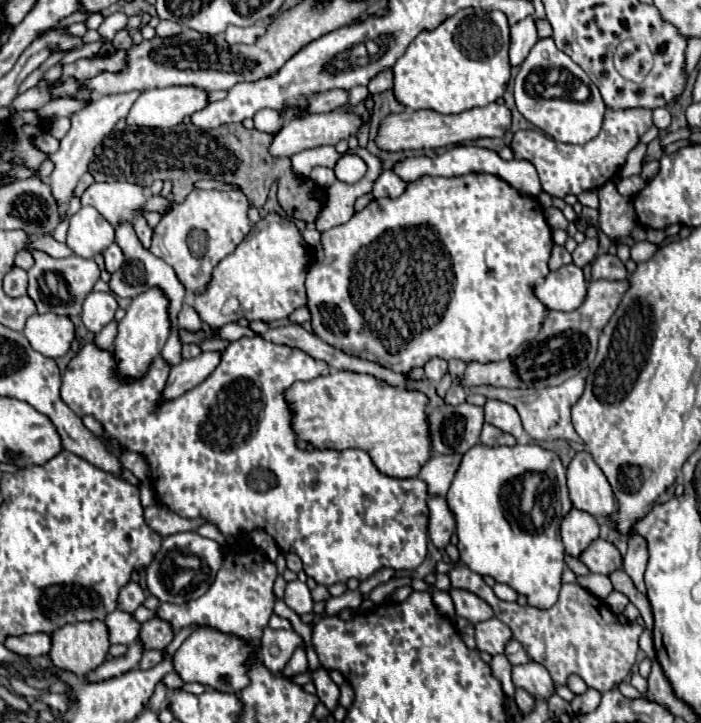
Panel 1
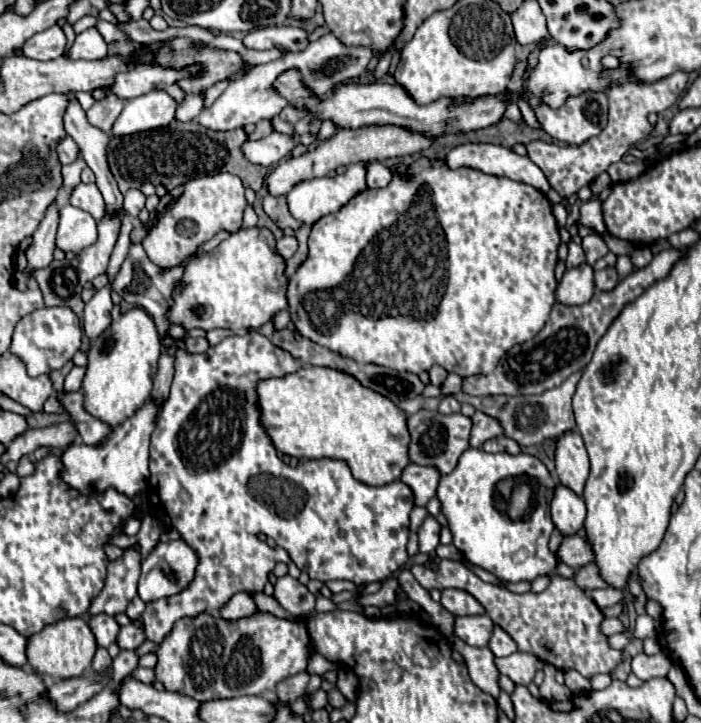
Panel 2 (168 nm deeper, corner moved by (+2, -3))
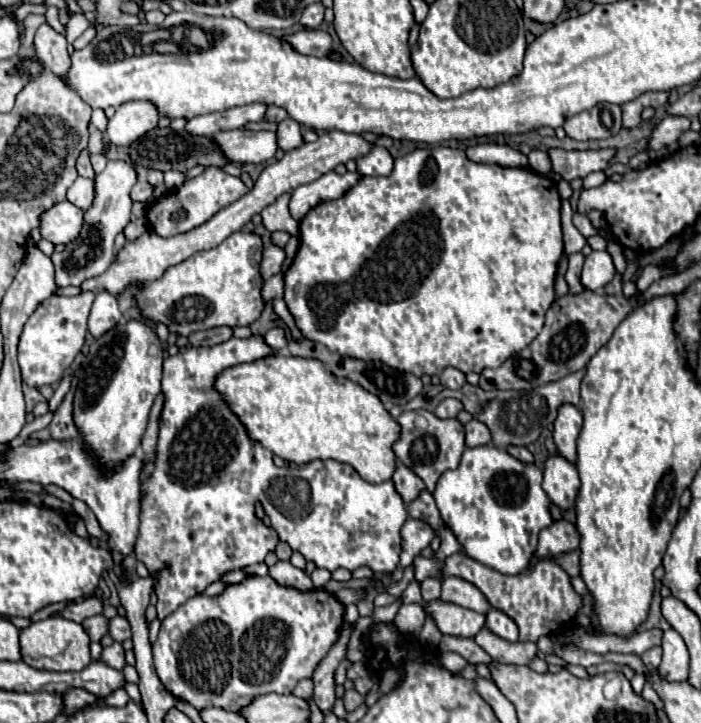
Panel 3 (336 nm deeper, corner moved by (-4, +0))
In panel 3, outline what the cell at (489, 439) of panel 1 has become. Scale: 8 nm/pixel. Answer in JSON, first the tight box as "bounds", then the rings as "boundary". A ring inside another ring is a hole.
{"bounds":[507,446,533,464],"boundary":[[[509,446],[507,452],[509,452],[511,456],[515,456],[517,460],[525,462],[525,464],[531,464],[531,462],[533,462],[533,454],[531,454],[525,446]]]}

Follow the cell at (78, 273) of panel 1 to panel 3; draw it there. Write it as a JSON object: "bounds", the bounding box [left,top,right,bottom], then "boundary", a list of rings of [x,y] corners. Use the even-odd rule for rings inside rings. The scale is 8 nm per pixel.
{"bounds":[51,160,137,286],"boundary":[[[109,160],[105,170],[95,174],[95,200],[89,210],[83,214],[83,228],[79,236],[65,246],[63,252],[53,252],[51,262],[55,264],[55,282],[57,286],[79,286],[83,280],[91,276],[103,274],[109,264],[113,252],[113,240],[131,218],[131,186],[137,182],[135,168],[125,160]]]}

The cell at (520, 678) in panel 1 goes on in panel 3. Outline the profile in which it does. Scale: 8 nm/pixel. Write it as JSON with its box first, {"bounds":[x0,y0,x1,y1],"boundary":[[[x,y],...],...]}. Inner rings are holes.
{"bounds":[475,628,537,664],"boundary":[[[481,628],[475,642],[501,664],[529,664],[537,654],[537,644],[533,642],[507,642],[487,628]]]}

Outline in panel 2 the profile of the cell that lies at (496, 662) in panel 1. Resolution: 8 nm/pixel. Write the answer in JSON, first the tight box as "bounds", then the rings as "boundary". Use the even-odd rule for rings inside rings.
{"bounds":[451,637,501,699],"boundary":[[[451,637],[451,645],[453,645],[453,649],[457,649],[465,657],[471,681],[479,689],[483,689],[485,693],[489,693],[489,695],[493,695],[497,699],[499,693],[501,693],[499,669],[495,665],[495,655],[491,653],[491,649],[489,647],[483,647],[483,649],[469,647],[457,637]]]}

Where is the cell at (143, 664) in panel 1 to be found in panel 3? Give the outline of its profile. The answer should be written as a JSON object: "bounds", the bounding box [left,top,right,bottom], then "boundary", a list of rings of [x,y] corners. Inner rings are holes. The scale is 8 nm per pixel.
{"bounds":[101,642,125,670],"boundary":[[[113,642],[111,646],[103,648],[101,662],[107,664],[107,666],[111,666],[111,668],[115,668],[115,670],[121,670],[125,666],[125,652],[123,652],[121,644],[119,642]]]}

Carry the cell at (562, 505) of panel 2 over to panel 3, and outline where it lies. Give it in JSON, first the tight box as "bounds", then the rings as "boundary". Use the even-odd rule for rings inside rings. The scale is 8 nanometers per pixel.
{"bounds":[543,454,579,508],"boundary":[[[561,454],[549,456],[543,468],[543,490],[559,508],[573,508],[575,492],[579,492],[579,474],[575,464]]]}

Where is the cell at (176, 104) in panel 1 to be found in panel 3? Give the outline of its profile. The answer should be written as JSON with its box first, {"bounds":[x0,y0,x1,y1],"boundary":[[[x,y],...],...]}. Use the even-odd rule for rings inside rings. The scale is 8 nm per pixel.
{"bounds":[105,102,159,146],"boundary":[[[125,102],[109,118],[105,136],[115,146],[129,146],[159,122],[159,114],[153,104],[147,102]]]}

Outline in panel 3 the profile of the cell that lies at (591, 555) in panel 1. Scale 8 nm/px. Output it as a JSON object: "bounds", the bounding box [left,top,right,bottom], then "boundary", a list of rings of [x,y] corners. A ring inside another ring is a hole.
{"bounds":[533,520,579,562],"boundary":[[[553,520],[551,526],[539,532],[539,544],[533,560],[538,562],[547,556],[571,552],[577,548],[579,548],[579,534],[575,532],[575,526],[567,520]]]}

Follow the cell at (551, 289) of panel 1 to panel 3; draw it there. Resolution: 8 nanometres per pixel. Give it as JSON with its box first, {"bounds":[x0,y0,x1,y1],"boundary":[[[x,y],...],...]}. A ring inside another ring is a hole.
{"bounds":[583,252,615,292],"boundary":[[[591,252],[585,258],[585,266],[583,266],[583,286],[587,290],[595,290],[599,292],[607,282],[611,282],[611,278],[615,276],[615,266],[611,260],[609,252]]]}

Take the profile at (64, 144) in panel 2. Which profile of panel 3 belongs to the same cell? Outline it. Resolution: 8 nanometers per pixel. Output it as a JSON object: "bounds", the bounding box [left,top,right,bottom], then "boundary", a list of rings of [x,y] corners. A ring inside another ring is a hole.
{"bounds":[77,150,95,178],"boundary":[[[83,150],[83,152],[79,154],[79,160],[77,160],[77,172],[79,172],[81,176],[85,176],[85,178],[93,178],[93,176],[95,176],[95,172],[93,172],[93,168],[91,168],[91,162],[89,162],[87,150]]]}

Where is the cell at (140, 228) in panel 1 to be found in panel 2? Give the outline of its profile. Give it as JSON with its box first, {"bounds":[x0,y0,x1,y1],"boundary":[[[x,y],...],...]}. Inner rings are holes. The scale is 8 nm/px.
{"bounds":[125,191,145,219],"boundary":[[[127,191],[125,193],[125,213],[129,213],[133,219],[139,217],[139,211],[145,207],[145,195],[141,191]]]}

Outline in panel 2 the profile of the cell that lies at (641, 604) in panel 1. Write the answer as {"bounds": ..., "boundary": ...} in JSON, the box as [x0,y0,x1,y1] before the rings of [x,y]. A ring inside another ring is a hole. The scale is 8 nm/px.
{"bounds":[575,563,609,591],"boundary":[[[595,563],[591,565],[585,565],[577,571],[575,575],[575,583],[583,589],[583,591],[591,591],[591,589],[607,589],[609,583],[601,577],[599,573],[599,567]]]}

